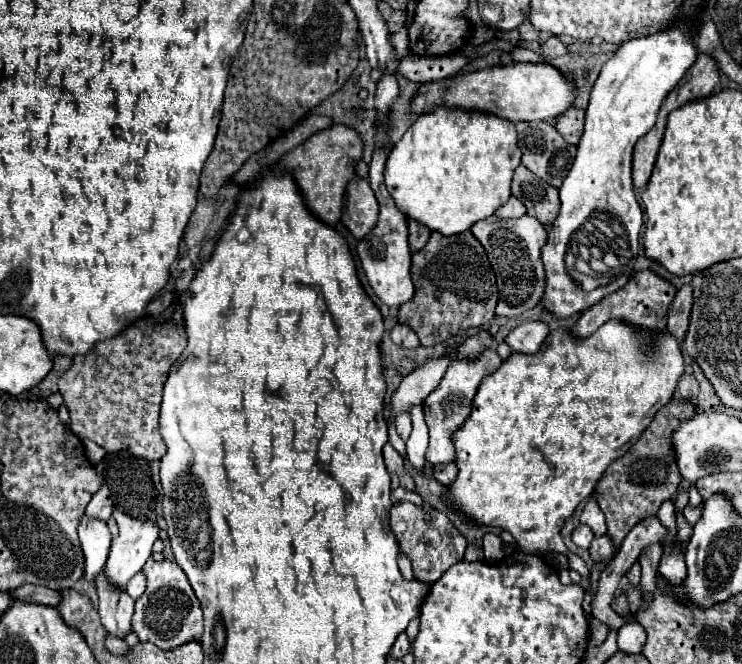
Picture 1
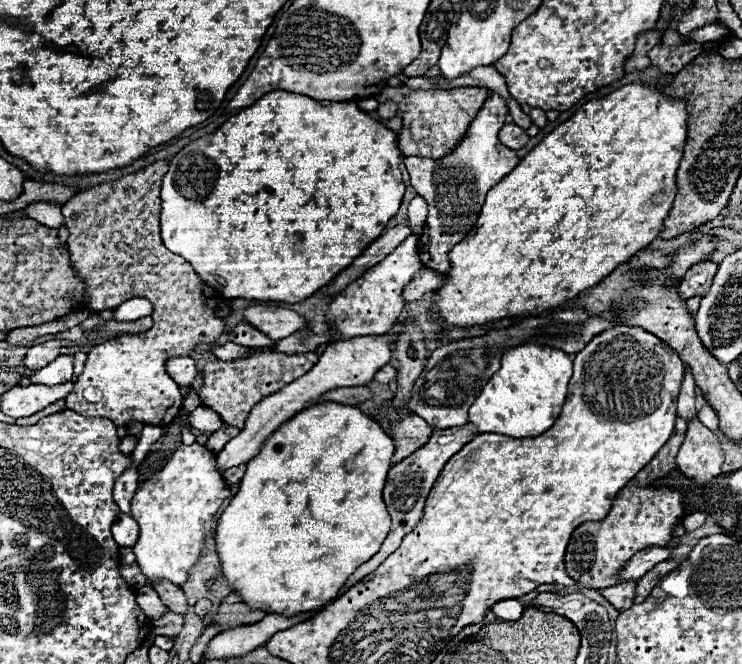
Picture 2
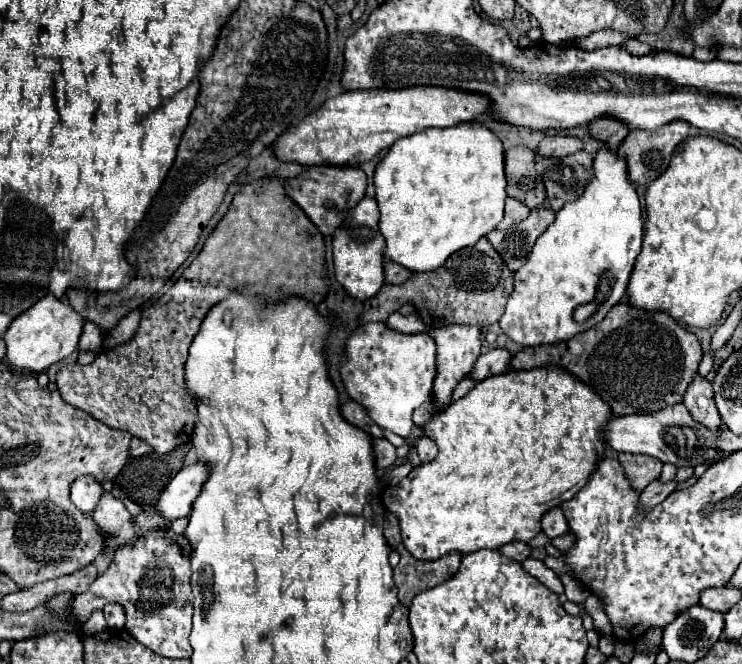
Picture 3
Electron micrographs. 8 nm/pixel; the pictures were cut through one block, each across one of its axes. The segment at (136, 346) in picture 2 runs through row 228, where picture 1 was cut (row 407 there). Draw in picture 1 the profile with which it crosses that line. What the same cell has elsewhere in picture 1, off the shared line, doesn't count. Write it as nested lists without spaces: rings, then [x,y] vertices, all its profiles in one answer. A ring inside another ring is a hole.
[[[150,318],[132,322],[118,336],[96,342],[96,346],[84,354],[74,356],[72,366],[58,378],[64,404],[70,410],[70,428],[82,440],[92,440],[108,452],[130,450],[146,460],[160,460],[166,454],[166,444],[158,432],[158,416],[162,402],[162,386],[168,378],[172,364],[186,348],[186,332],[182,322],[170,322],[170,326],[156,326],[150,330]]]

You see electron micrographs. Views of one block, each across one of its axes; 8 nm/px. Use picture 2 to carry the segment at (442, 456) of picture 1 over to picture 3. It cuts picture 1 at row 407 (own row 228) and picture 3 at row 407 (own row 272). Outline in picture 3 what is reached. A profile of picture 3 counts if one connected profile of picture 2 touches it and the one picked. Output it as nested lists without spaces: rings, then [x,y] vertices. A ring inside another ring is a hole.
[[[446,326],[446,328],[434,328],[430,330],[430,336],[434,338],[438,352],[436,352],[436,378],[434,378],[434,402],[440,408],[446,408],[450,404],[450,396],[454,386],[470,372],[474,366],[474,360],[480,354],[480,328],[466,328],[466,326]]]

